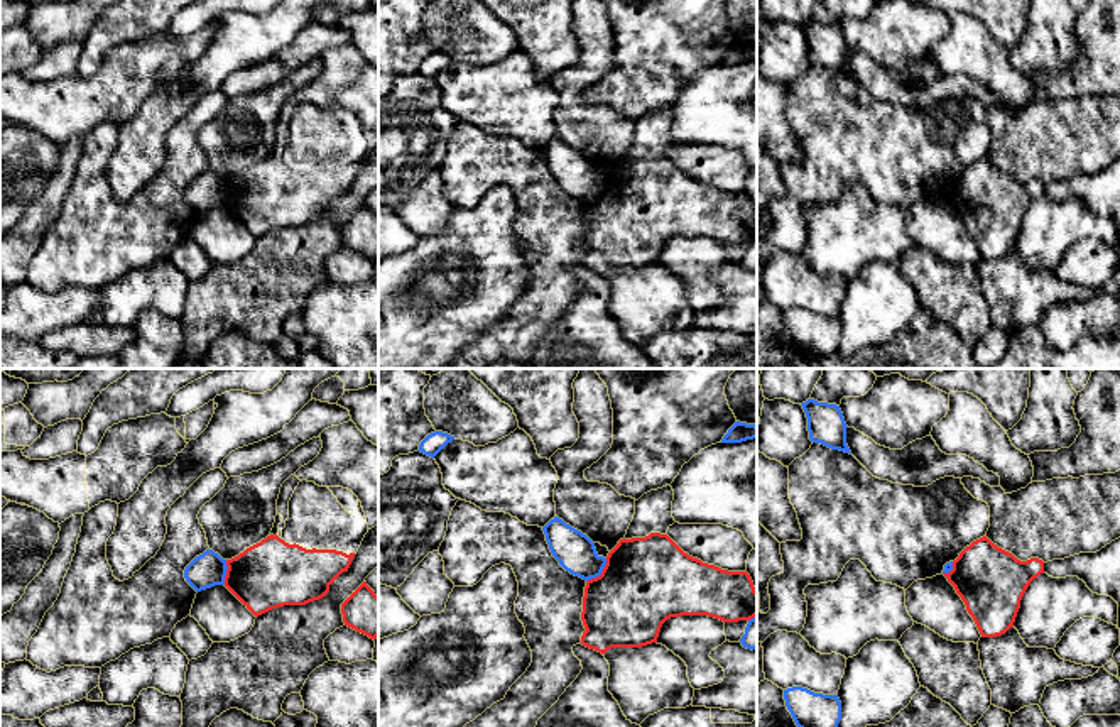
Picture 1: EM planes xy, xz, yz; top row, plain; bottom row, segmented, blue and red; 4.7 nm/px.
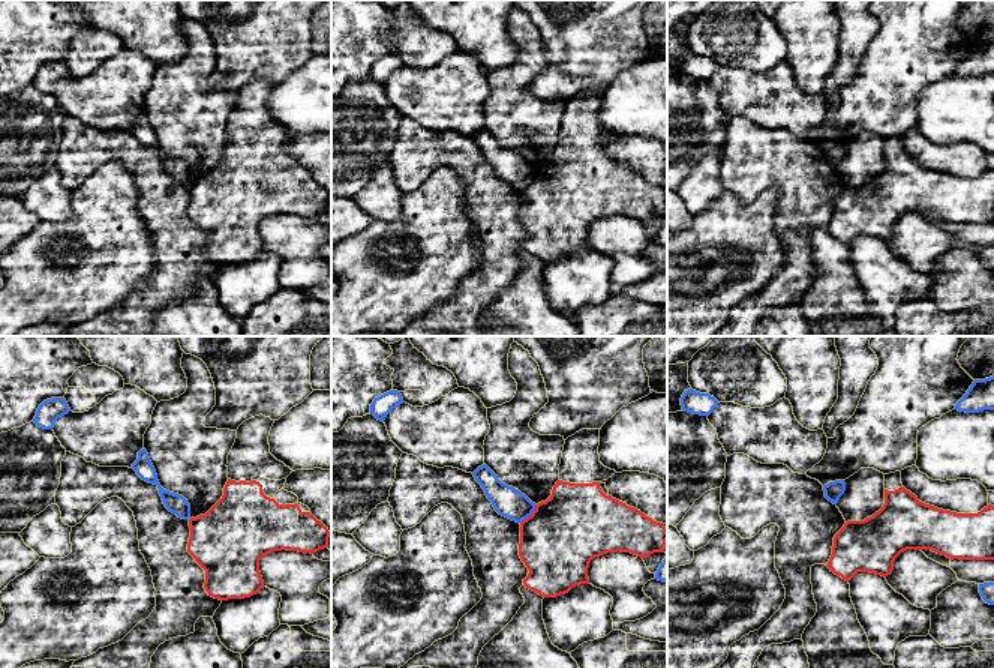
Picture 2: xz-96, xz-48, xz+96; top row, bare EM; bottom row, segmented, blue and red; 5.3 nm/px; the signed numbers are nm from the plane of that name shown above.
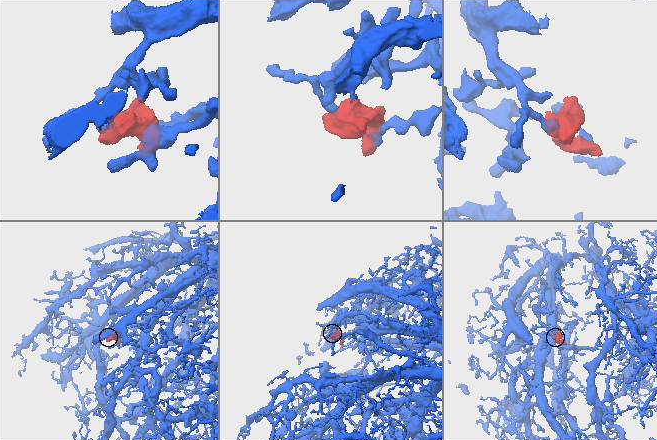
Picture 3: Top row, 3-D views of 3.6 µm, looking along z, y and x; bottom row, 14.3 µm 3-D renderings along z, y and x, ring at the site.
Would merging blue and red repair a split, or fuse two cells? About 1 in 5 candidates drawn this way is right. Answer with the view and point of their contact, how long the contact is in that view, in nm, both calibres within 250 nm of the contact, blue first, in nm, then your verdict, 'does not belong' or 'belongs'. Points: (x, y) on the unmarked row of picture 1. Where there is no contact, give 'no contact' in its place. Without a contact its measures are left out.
xz (600, 195) | 160 nm | 190/420 nm | does not belong

